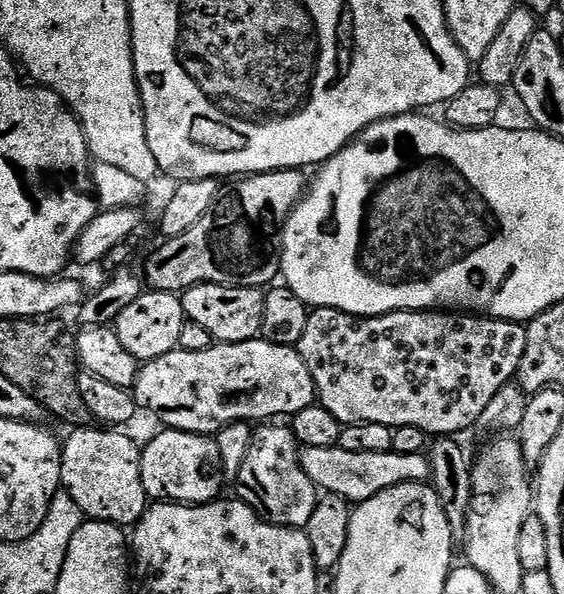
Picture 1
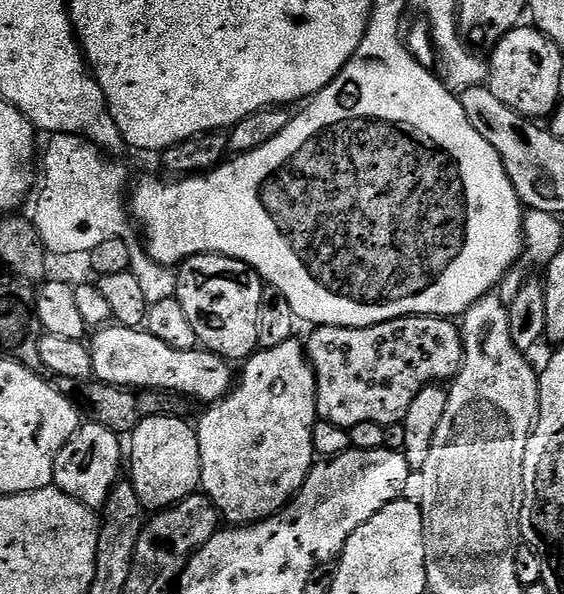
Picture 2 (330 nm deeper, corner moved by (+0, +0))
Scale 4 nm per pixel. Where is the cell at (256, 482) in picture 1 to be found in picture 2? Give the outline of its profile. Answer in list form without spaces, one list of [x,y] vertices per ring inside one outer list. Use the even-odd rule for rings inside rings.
[[[293,338],[282,346],[260,348],[243,361],[244,373],[239,373],[234,387],[223,400],[207,405],[204,417],[195,425],[200,451],[200,488],[220,511],[229,525],[257,524],[273,516],[291,502],[306,482],[314,463],[312,431],[317,422],[316,375],[308,362],[303,343]]]

